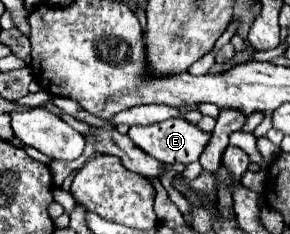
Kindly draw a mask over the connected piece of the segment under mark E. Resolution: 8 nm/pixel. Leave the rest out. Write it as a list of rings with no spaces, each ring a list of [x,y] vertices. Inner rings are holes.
[[[171,118],[171,120],[163,120],[157,124],[149,124],[149,126],[131,126],[127,136],[149,156],[165,162],[165,164],[191,164],[195,160],[199,160],[201,152],[205,150],[211,134],[201,132],[197,126],[189,124],[183,118]]]

